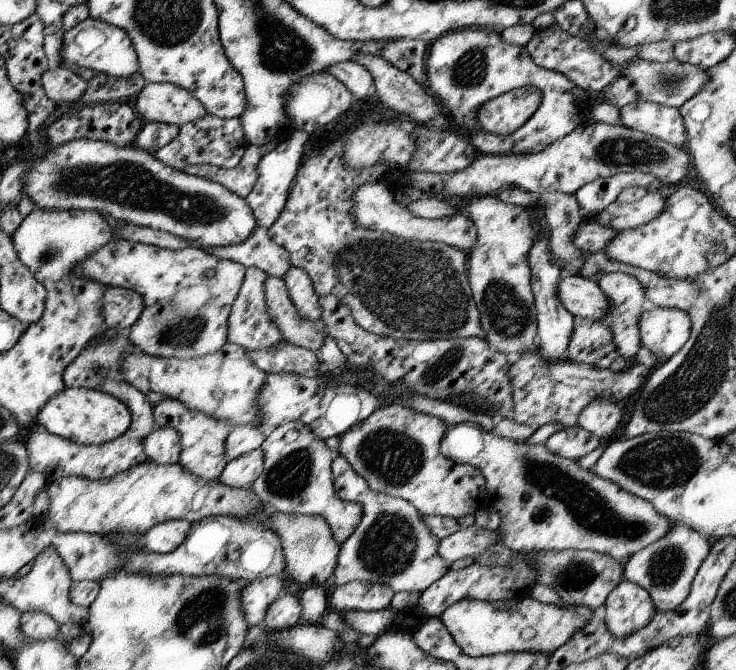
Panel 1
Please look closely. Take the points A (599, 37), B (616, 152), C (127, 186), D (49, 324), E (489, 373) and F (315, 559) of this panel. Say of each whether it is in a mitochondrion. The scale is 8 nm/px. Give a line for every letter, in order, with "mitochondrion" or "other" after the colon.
A: other
B: mitochondrion
C: mitochondrion
D: other
E: other
F: other

